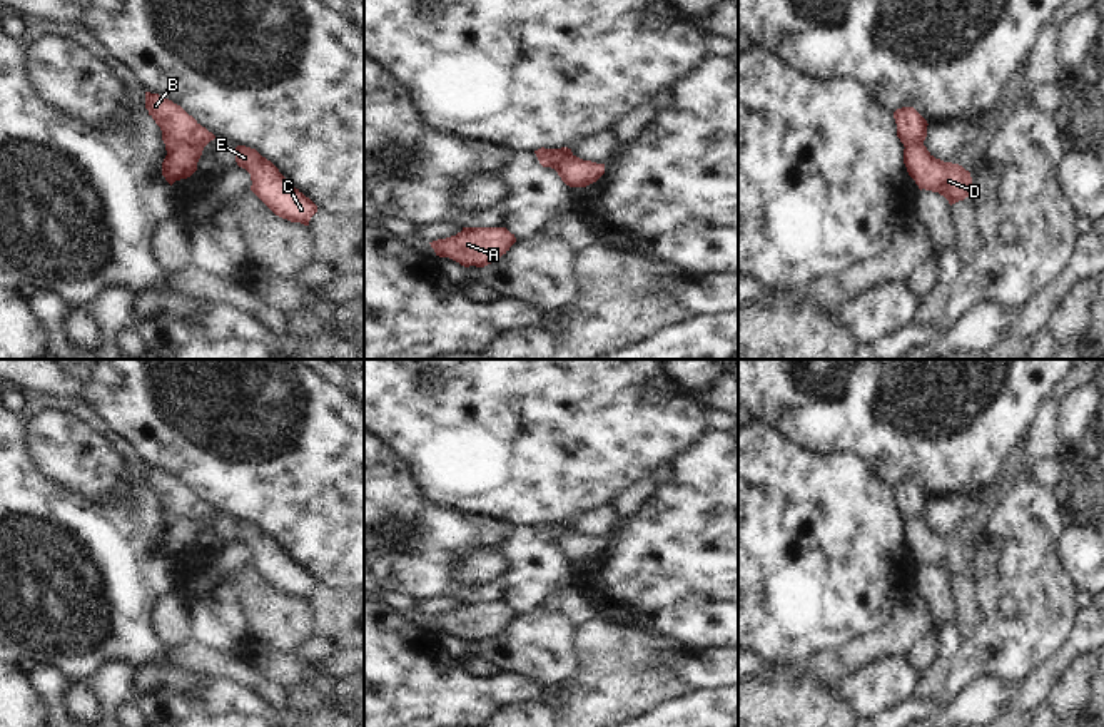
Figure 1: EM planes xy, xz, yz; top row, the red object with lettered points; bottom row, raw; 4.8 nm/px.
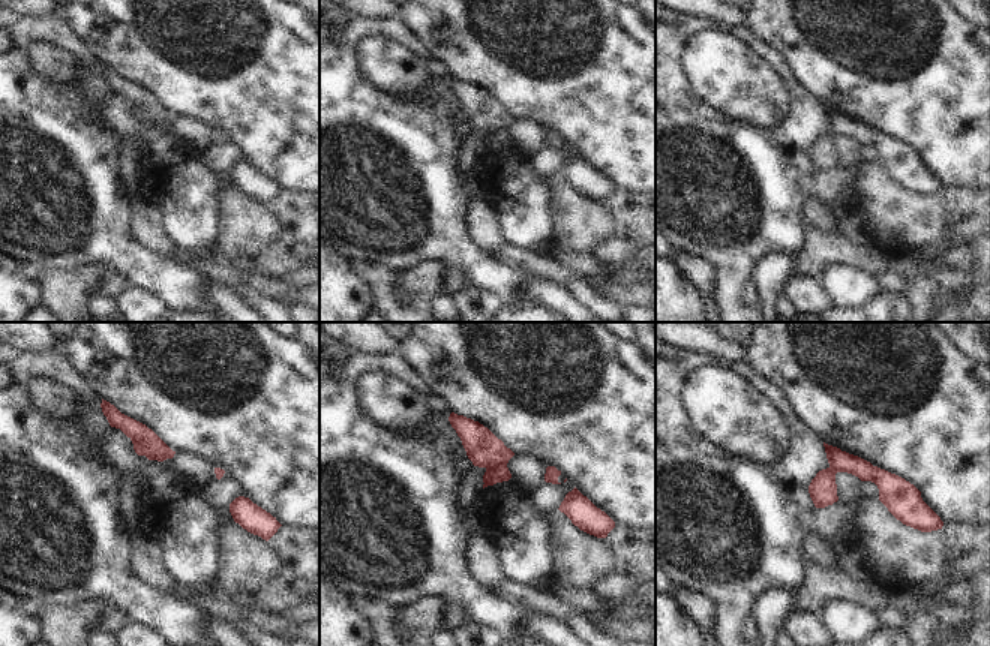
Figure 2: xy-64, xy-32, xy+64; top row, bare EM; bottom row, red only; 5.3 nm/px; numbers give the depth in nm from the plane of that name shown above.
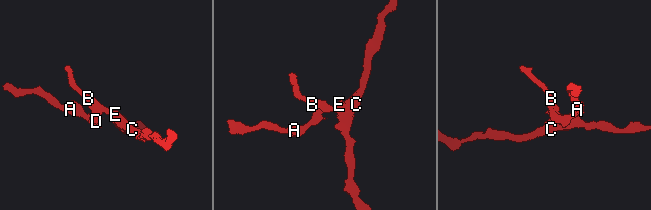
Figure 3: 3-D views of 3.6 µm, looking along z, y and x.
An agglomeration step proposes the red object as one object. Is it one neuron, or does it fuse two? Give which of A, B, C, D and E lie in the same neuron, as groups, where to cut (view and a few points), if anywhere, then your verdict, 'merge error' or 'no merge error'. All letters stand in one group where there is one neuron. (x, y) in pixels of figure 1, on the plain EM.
groups A D / B C E; cut xy (201, 525), (177, 517), (167, 527); merge error

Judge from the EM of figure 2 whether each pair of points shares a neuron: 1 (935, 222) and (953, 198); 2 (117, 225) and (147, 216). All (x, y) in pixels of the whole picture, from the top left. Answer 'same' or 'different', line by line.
1: different
2: different

